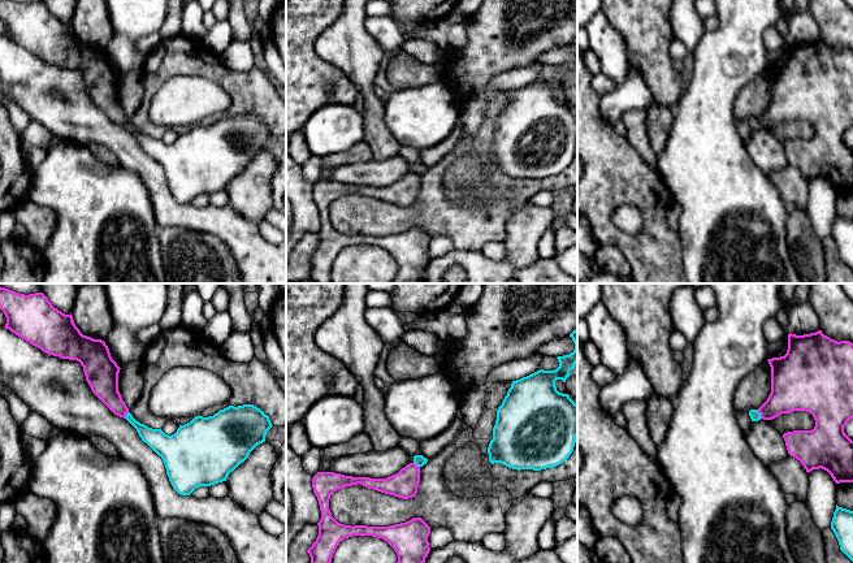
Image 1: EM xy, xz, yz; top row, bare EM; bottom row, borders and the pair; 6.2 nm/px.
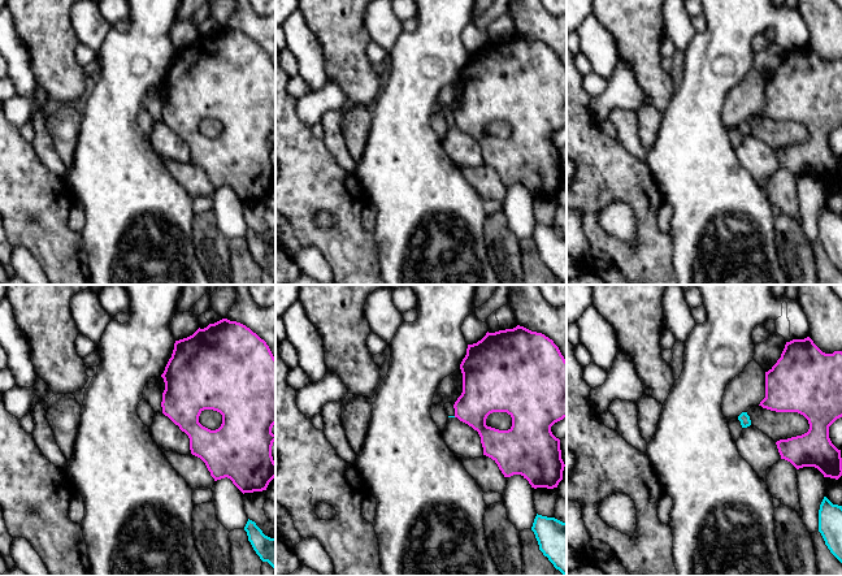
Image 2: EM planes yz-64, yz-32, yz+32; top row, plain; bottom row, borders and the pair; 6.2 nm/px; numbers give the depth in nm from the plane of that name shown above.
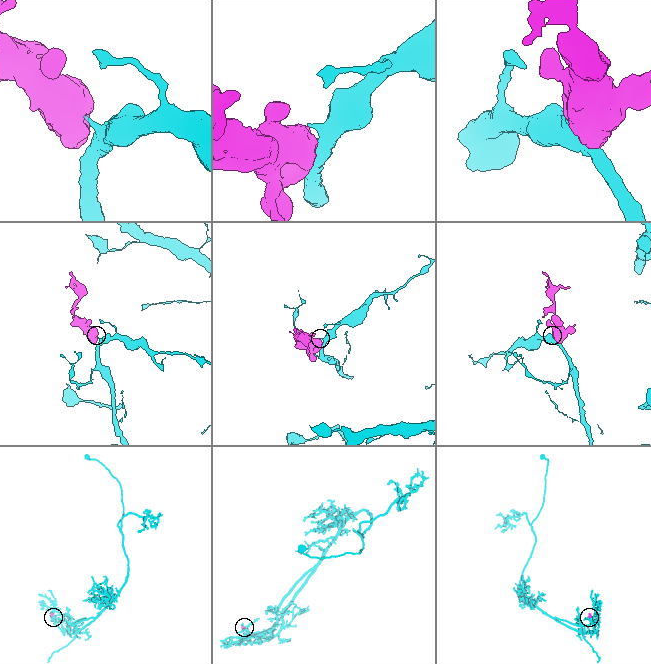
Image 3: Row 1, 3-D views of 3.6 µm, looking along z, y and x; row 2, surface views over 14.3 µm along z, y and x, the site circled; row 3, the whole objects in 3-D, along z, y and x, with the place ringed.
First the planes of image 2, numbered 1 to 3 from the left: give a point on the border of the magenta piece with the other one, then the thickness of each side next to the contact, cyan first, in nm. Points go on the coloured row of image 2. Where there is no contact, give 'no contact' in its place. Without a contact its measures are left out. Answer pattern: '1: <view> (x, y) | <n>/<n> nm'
1: no contact
2: no contact
3: no contact

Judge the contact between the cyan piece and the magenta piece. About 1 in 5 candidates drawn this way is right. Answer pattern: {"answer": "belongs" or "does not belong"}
{"answer": "does not belong"}

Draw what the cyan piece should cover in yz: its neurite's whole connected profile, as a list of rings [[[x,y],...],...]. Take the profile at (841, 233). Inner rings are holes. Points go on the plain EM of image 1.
[[[836,213],[831,238],[839,250],[840,259],[853,270],[853,220]]]

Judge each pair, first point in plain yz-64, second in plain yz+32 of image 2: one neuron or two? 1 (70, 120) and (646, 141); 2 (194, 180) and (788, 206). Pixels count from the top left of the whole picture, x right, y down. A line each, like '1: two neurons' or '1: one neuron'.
1: one neuron
2: one neuron

